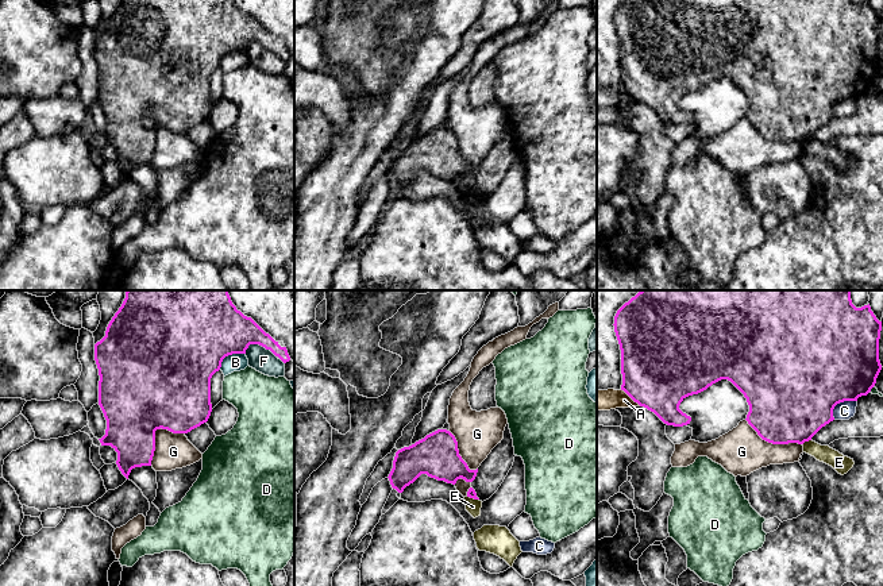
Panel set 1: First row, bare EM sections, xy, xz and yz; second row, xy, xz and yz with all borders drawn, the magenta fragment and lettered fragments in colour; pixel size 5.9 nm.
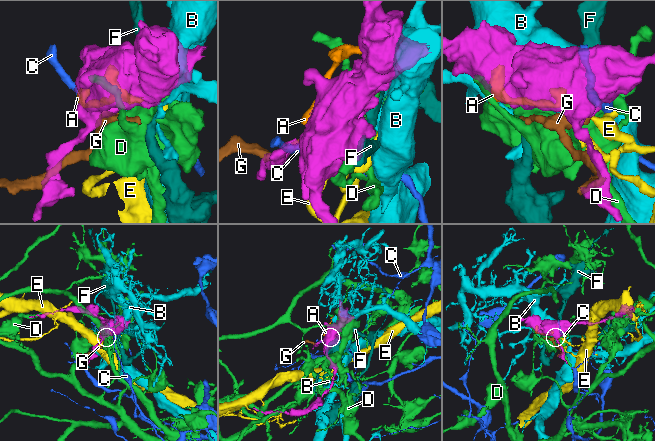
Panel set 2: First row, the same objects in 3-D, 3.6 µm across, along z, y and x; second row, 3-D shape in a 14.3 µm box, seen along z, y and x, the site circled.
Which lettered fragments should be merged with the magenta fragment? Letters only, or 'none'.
none

